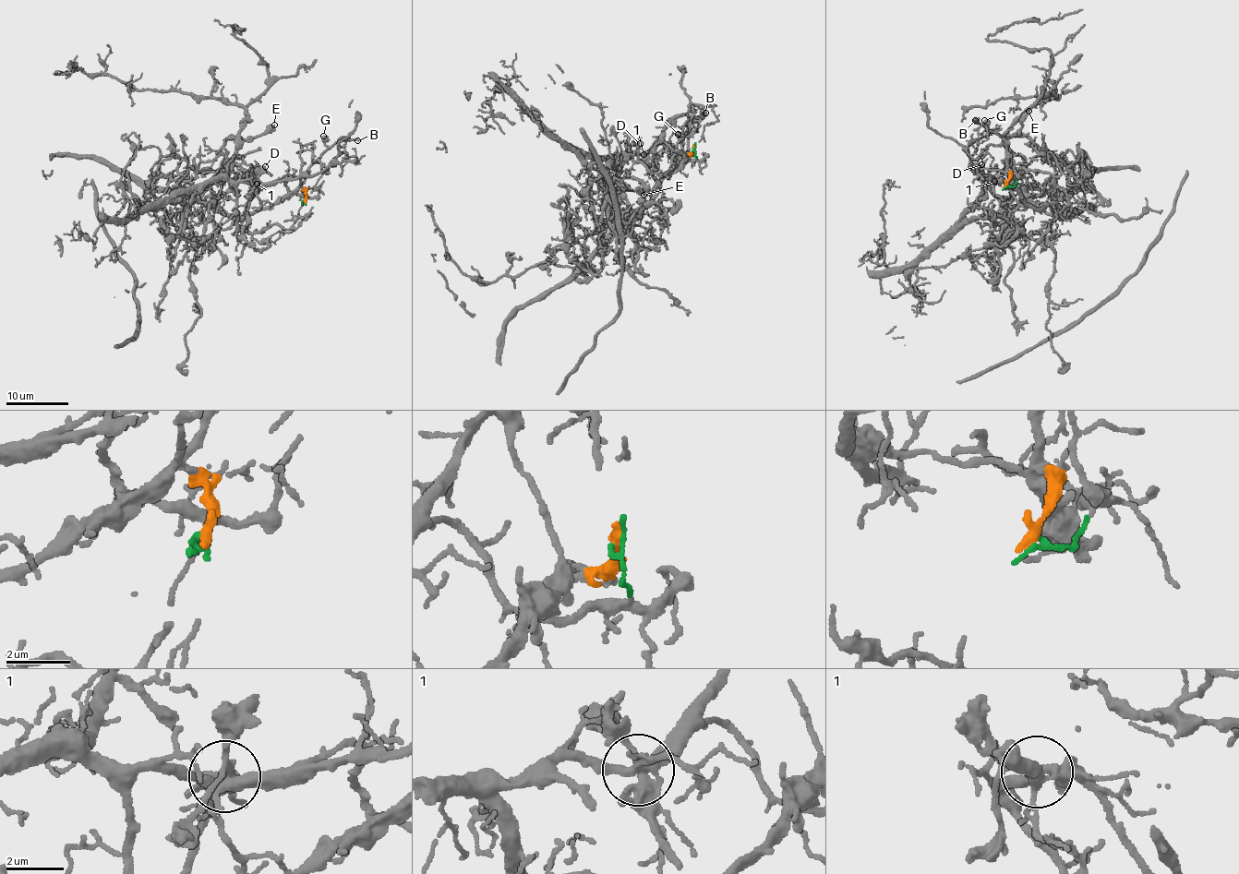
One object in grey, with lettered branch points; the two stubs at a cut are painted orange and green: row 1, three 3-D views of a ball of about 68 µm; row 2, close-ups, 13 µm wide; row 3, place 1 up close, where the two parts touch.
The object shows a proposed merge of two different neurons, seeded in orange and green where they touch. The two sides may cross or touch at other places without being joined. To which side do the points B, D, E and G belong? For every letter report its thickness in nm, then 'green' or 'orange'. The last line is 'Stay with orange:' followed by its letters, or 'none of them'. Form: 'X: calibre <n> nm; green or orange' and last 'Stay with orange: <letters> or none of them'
B: calibre 180 nm; orange
D: calibre 360 nm; orange
E: calibre 180 nm; green
G: calibre 650 nm; orange
Stay with orange: B, D, G

